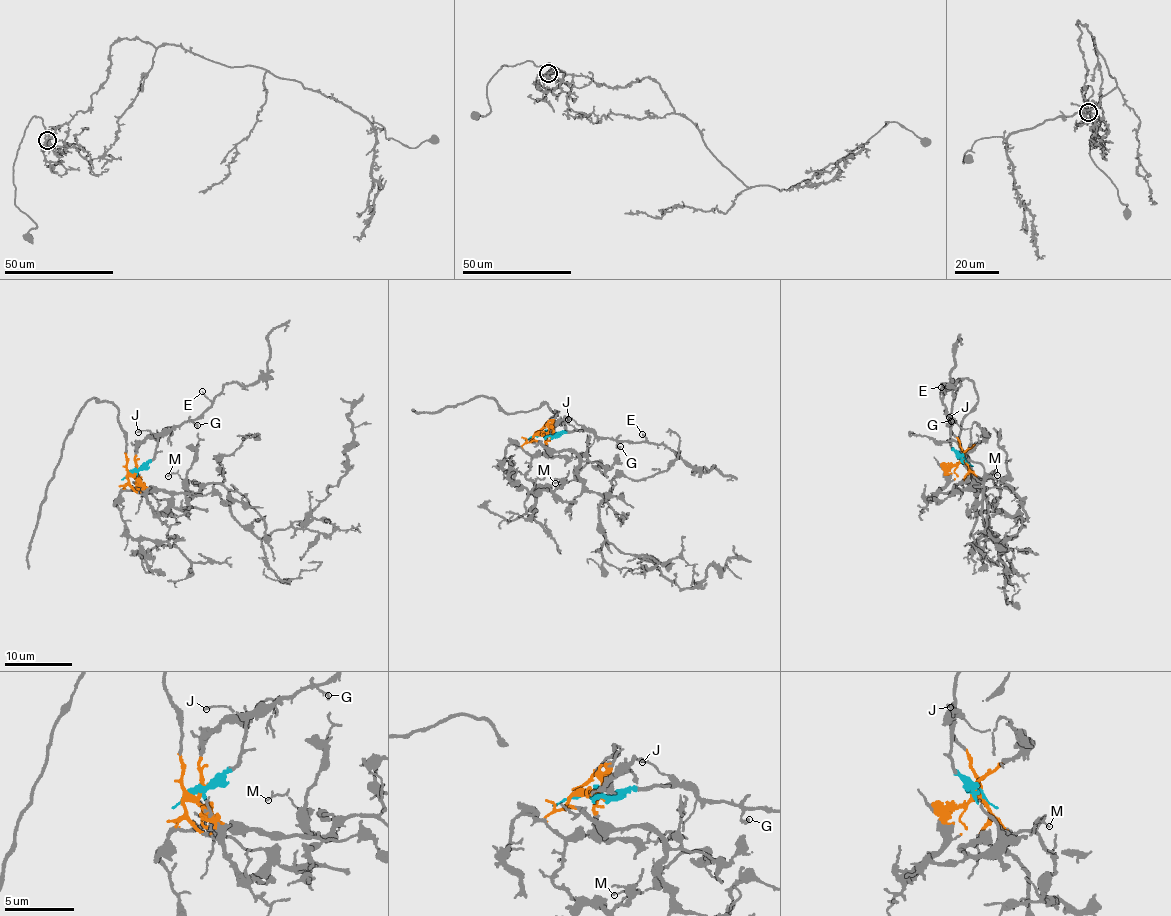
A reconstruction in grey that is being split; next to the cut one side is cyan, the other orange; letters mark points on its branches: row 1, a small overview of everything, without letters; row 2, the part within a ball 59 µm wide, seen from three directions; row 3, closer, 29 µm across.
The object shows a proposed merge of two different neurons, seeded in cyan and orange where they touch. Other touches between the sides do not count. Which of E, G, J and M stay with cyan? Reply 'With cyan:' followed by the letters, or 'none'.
With cyan: E, G, J

